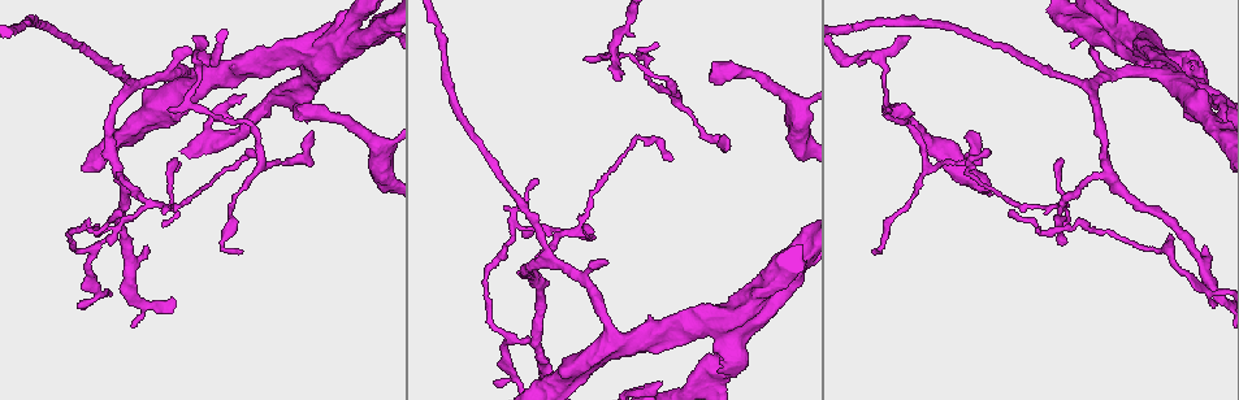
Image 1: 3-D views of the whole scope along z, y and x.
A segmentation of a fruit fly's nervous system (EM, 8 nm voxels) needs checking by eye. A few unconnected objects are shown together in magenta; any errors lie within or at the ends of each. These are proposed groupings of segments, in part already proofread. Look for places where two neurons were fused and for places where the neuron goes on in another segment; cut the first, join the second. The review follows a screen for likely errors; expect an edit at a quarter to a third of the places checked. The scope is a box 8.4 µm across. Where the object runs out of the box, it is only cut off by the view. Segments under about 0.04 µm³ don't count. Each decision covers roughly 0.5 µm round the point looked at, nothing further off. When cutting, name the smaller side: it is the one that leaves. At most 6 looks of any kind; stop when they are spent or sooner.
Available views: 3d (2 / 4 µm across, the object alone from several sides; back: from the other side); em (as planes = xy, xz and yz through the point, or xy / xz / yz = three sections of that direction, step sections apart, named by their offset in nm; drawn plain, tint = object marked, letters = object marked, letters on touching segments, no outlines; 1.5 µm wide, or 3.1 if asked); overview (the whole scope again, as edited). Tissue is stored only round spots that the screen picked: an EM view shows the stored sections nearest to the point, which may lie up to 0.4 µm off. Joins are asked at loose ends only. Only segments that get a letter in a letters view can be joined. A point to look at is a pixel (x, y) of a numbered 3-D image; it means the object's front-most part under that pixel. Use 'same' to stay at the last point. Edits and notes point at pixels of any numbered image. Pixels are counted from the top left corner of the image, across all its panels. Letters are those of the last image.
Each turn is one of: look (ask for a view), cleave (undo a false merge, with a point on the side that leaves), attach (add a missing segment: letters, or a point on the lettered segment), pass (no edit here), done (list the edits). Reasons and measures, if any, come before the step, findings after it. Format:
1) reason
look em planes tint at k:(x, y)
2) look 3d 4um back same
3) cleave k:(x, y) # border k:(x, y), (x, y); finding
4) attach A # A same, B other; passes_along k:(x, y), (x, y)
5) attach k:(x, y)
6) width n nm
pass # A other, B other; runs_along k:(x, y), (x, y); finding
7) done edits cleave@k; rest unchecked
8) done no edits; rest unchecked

look em planes tint at 1:(140, 82)

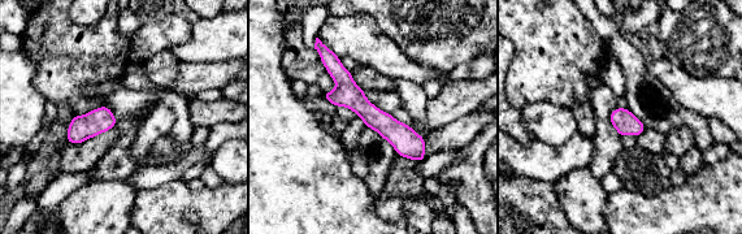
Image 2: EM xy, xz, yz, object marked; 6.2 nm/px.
what lies round it
look em planes letters same

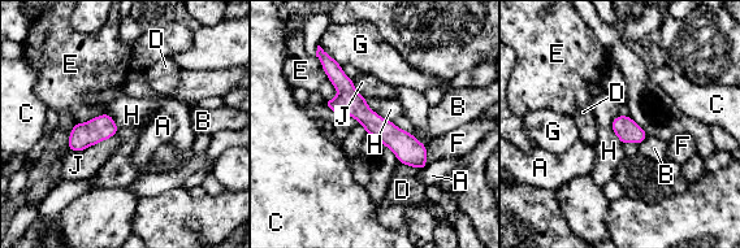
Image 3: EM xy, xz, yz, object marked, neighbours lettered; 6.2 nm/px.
longest_contact J 320 nm
pass # A other, B other, C other, D other, E other, F other, G other, H other, J other; one neuron here

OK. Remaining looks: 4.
look em yz step 8 tint at 1:(907, 110)

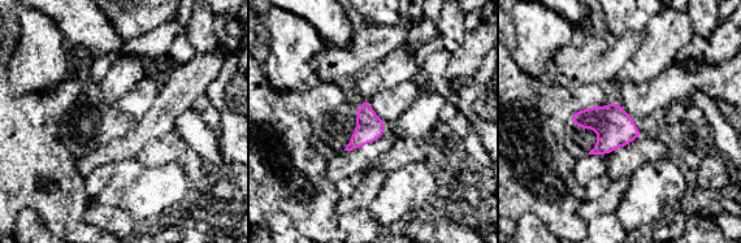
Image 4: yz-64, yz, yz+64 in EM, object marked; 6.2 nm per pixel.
look em planes letters same

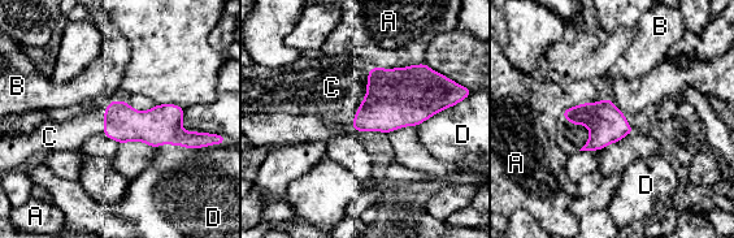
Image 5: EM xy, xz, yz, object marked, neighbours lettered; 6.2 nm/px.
attach C # A other, B other, C same, D other; the neuron continues

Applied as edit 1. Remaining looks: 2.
look overview

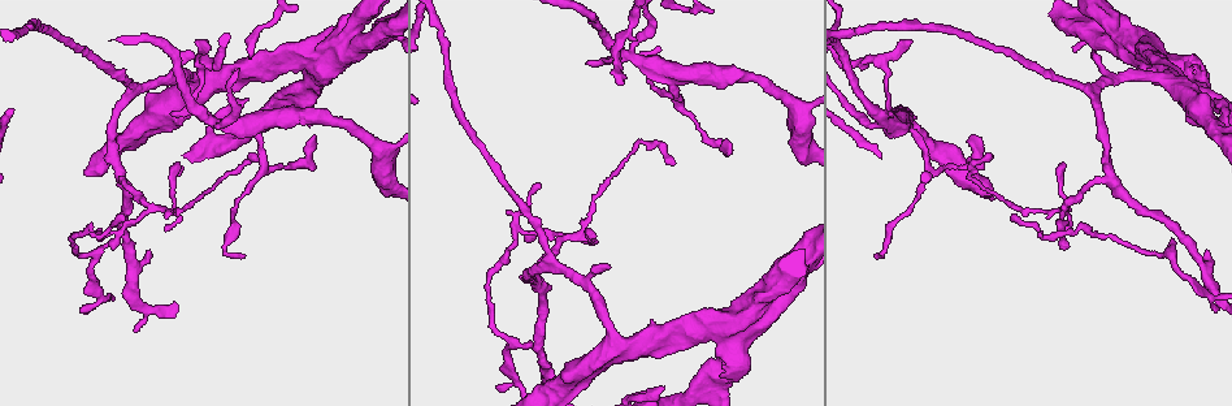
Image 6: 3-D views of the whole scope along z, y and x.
branch stops here
look em yz step 4 letters at 6:(912, 40)

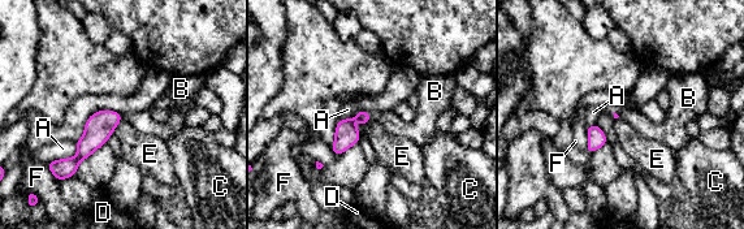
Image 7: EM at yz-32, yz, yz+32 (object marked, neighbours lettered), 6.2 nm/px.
attach B # A other, B same, C other, D other, E other, F other; it goes on there

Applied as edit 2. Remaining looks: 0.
done edits attach@5, attach@7; rest unchecked

